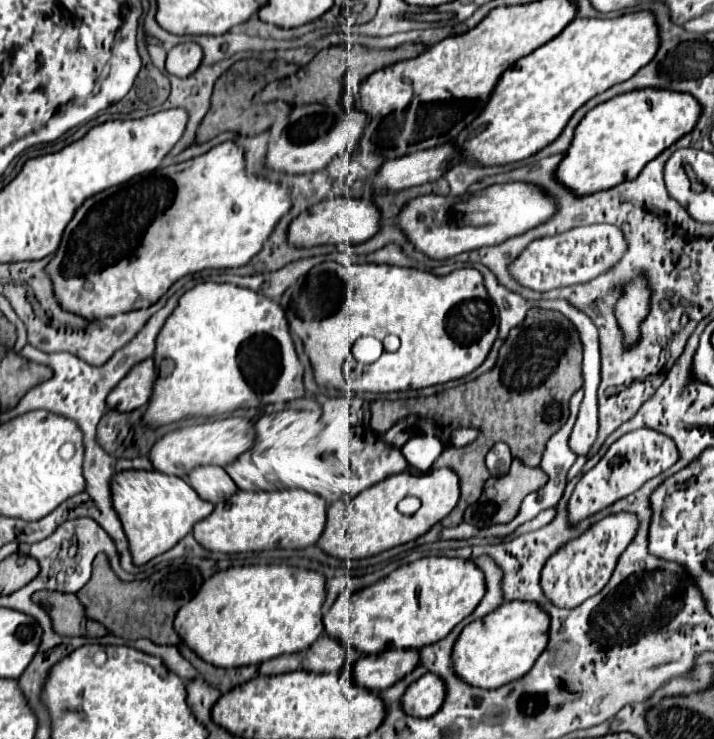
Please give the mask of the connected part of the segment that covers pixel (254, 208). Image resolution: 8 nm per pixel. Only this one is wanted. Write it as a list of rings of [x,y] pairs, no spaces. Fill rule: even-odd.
[[[226,141],[196,159],[160,167],[118,187],[90,197],[66,227],[66,235],[48,273],[62,307],[86,319],[110,317],[154,305],[180,277],[202,269],[248,265],[258,255],[278,221],[290,211],[292,193],[286,185],[248,173],[246,155],[234,141]]]

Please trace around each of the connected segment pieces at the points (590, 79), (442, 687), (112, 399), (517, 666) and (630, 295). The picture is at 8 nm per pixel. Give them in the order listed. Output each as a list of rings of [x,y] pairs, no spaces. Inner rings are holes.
[[[652,11],[626,13],[614,19],[576,17],[558,37],[542,45],[538,51],[532,51],[526,59],[514,63],[514,67],[510,67],[510,71],[502,75],[488,107],[482,111],[482,115],[478,115],[474,125],[466,127],[466,131],[462,131],[462,135],[454,139],[454,143],[462,151],[466,161],[476,161],[484,167],[526,159],[550,145],[564,131],[572,115],[592,97],[634,77],[644,65],[648,65],[656,57],[658,49],[660,29]]]
[[[426,673],[406,689],[402,697],[404,711],[412,717],[432,717],[440,711],[446,699],[446,683],[434,673]]]
[[[152,357],[134,365],[122,383],[118,383],[118,387],[114,387],[114,391],[108,395],[108,407],[116,411],[134,411],[146,405],[150,401],[156,377],[158,373]]]
[[[506,601],[498,611],[464,627],[454,647],[454,669],[458,675],[482,689],[496,689],[524,677],[546,649],[550,615],[532,601]]]
[[[636,279],[634,285],[616,305],[618,323],[622,325],[626,343],[634,343],[634,339],[638,339],[638,323],[646,317],[648,305],[650,305],[650,291],[642,279]]]

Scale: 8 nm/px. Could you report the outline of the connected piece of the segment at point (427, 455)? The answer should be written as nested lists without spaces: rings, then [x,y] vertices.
[[[420,433],[410,437],[400,451],[410,463],[410,467],[418,471],[428,471],[438,459],[438,455],[444,451],[444,443],[432,433]]]

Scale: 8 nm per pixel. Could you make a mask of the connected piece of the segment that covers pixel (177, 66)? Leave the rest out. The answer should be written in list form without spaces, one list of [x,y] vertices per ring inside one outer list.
[[[186,41],[168,51],[166,69],[172,75],[186,77],[194,73],[200,67],[200,63],[202,63],[202,47],[194,41]]]

